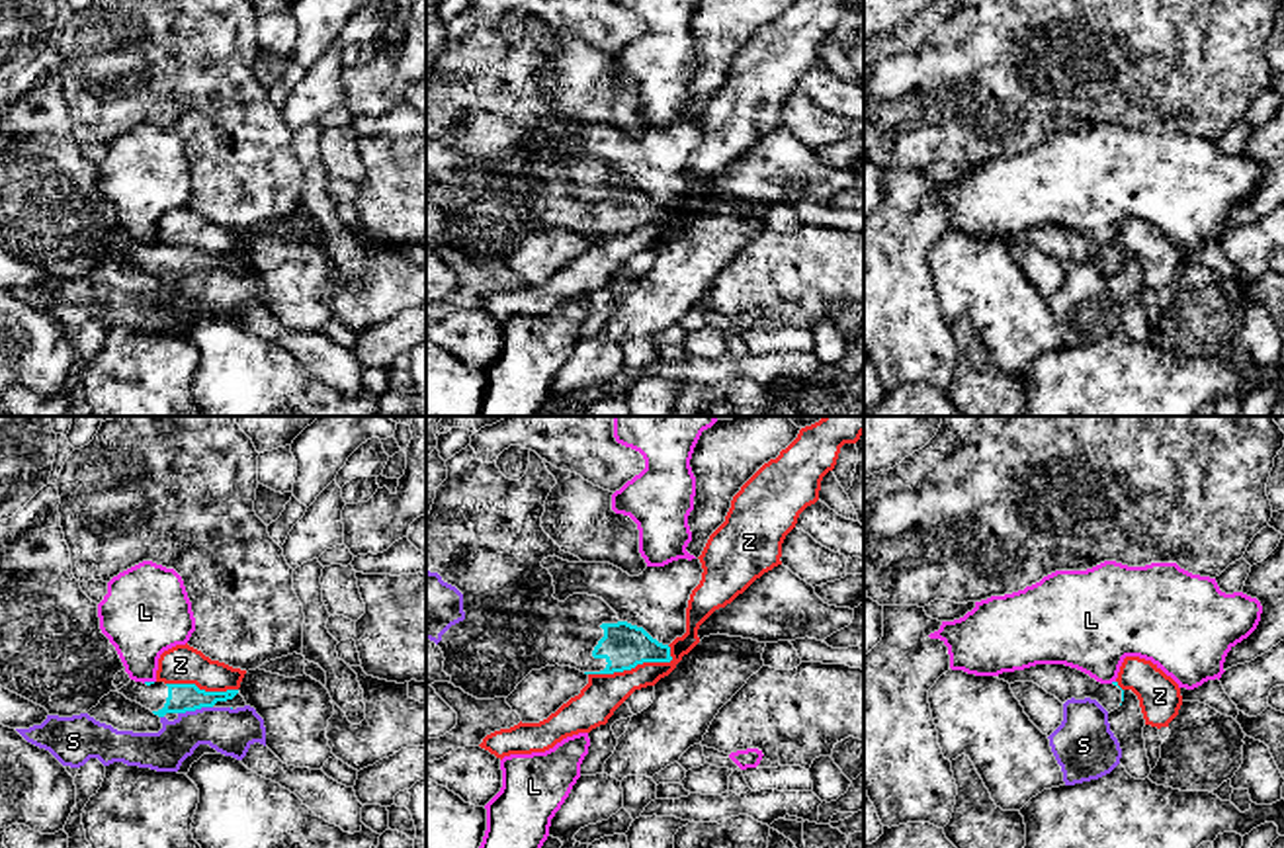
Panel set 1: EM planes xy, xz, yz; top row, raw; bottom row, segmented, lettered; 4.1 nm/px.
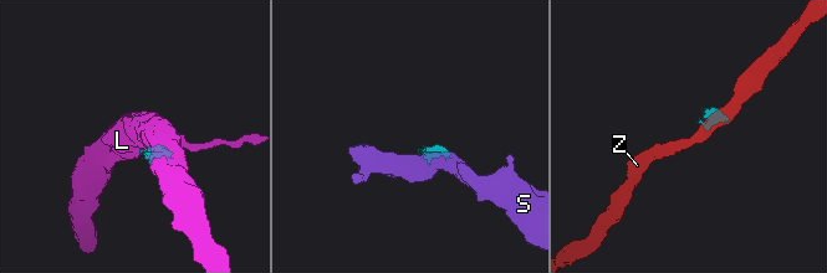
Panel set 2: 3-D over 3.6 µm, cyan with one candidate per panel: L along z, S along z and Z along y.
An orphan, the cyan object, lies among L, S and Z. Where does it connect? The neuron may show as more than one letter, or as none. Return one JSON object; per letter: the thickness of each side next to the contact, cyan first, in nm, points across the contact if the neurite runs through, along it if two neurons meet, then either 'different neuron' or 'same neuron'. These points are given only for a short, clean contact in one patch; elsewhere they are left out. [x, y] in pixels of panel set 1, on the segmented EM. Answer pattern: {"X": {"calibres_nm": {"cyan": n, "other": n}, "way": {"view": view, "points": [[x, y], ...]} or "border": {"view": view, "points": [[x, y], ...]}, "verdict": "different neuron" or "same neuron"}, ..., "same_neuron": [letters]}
{"L": {"calibres_nm": {"cyan": 20, "other": 300}, "border": {"view": "xy", "points": [[153, 680], [143, 682]]}, "verdict": "different neuron"}, "S": {"calibres_nm": {"cyan": 120, "other": 190}, "border": {"view": "xy", "points": [[212, 706], [178, 714]]}, "verdict": "different neuron"}, "Z": {"calibres_nm": {"cyan": 190, "other": 160}, "border": {"view": "xz", "points": [[671, 647], [669, 661], [643, 661], [630, 669], [589, 675]]}, "verdict": "different neuron"}, "same_neuron": []}

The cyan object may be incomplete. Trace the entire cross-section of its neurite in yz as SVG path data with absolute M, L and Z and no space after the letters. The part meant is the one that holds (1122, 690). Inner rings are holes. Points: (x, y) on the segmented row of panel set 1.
M1036 664L1024 670L1003 672L995 676L1008 684L1034 682L1048 694L1055 696L1061 703L1067 700L1096 700L1108 713L1118 709L1124 701L1124 690L1118 682L1100 684L1089 674L1065 664Z

